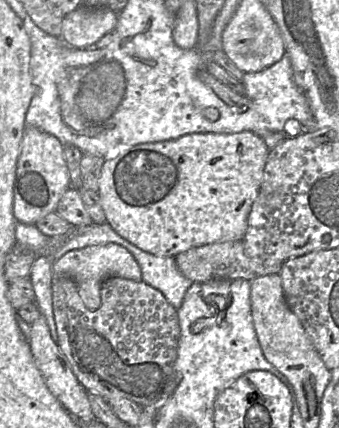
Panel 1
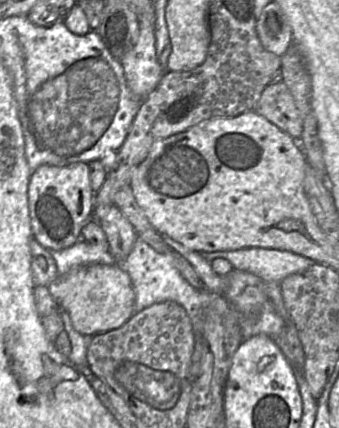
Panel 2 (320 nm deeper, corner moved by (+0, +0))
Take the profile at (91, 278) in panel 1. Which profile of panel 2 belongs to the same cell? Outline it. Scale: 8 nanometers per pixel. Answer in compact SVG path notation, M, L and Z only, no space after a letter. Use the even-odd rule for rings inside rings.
M88 264L59 275L48 289L59 307L65 310L74 328L83 335L94 336L120 328L134 315L136 293L128 273L118 265Z

